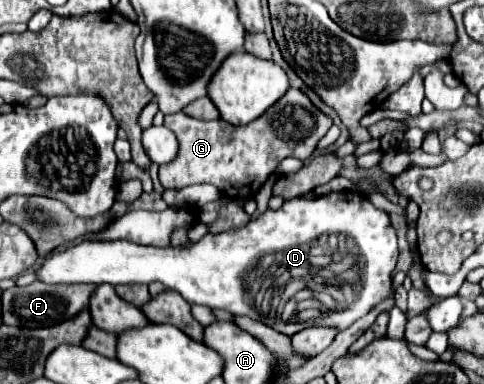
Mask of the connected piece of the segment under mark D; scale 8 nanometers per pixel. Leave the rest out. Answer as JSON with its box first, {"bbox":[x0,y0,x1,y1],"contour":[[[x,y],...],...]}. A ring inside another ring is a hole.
{"bbox":[35,191,397,337],"contour":[[[351,191],[345,193],[329,193],[325,197],[315,197],[315,199],[291,199],[285,201],[281,209],[271,211],[267,209],[265,213],[261,213],[257,219],[249,221],[245,227],[241,229],[231,229],[231,231],[223,231],[217,235],[205,235],[201,237],[197,243],[189,243],[189,245],[181,245],[181,247],[145,247],[145,245],[137,245],[125,239],[117,239],[117,241],[81,241],[77,245],[65,247],[63,251],[53,251],[45,263],[35,271],[37,281],[43,281],[47,285],[75,285],[75,283],[91,283],[91,285],[101,285],[101,283],[109,283],[109,285],[125,285],[125,283],[143,283],[149,285],[151,281],[161,281],[167,289],[173,289],[177,293],[181,293],[181,297],[189,303],[197,303],[197,305],[207,305],[207,307],[217,307],[217,309],[225,309],[233,315],[247,315],[251,319],[259,319],[261,323],[265,323],[267,327],[293,337],[295,333],[307,329],[307,327],[333,327],[333,329],[347,329],[349,325],[355,323],[355,319],[365,317],[373,307],[377,307],[379,303],[383,303],[387,299],[387,295],[391,293],[391,273],[395,269],[397,263],[397,235],[395,229],[389,221],[389,215],[383,209],[377,209],[367,197],[361,195],[353,195]],[[301,291],[305,291],[305,299],[299,299]]]}

